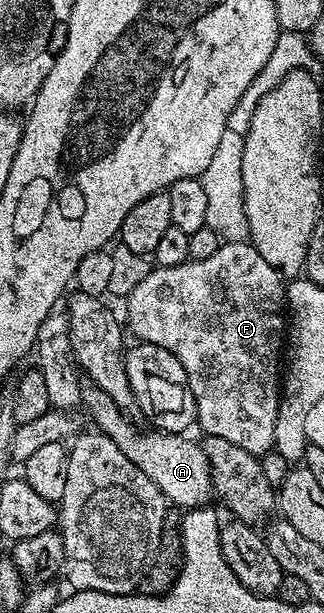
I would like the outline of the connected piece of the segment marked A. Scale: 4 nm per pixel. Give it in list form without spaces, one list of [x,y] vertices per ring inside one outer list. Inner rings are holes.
[[[90,384],[82,391],[82,406],[84,410],[90,413],[94,420],[97,433],[108,436],[108,440],[112,440],[112,444],[116,444],[116,448],[120,448],[120,452],[124,452],[124,456],[128,456],[128,460],[132,460],[132,464],[136,464],[140,468],[140,472],[144,472],[144,476],[148,476],[148,480],[152,480],[152,484],[156,484],[156,488],[160,488],[160,492],[165,496],[167,503],[174,502],[181,508],[202,508],[207,505],[206,502],[212,498],[214,494],[214,484],[210,475],[210,461],[204,456],[201,445],[197,441],[189,442],[186,436],[182,434],[168,434],[160,430],[151,429],[150,434],[141,434],[132,423],[129,422],[127,415],[112,400],[112,396],[108,396],[108,392],[104,392],[100,387]]]

